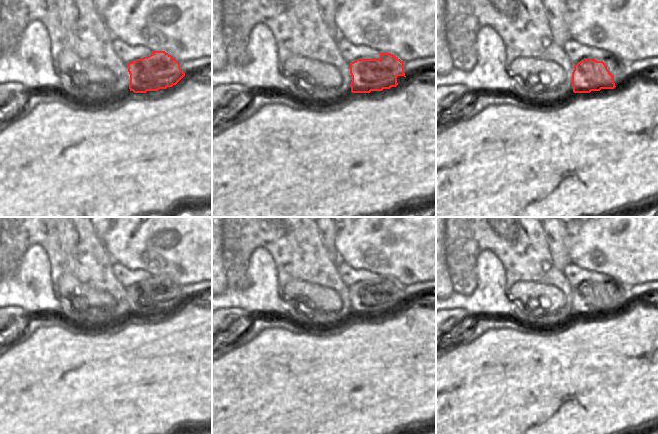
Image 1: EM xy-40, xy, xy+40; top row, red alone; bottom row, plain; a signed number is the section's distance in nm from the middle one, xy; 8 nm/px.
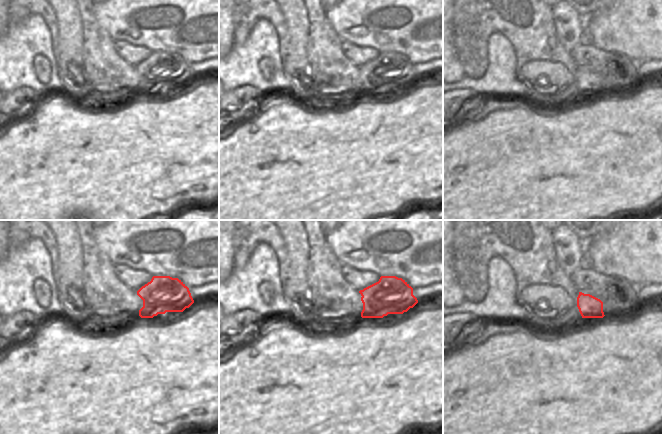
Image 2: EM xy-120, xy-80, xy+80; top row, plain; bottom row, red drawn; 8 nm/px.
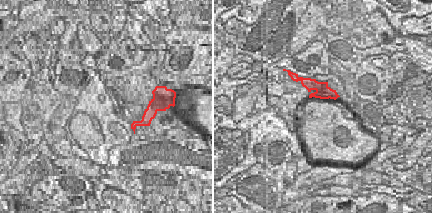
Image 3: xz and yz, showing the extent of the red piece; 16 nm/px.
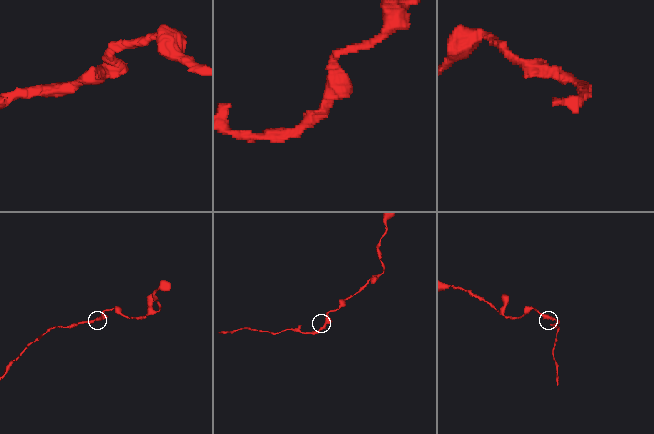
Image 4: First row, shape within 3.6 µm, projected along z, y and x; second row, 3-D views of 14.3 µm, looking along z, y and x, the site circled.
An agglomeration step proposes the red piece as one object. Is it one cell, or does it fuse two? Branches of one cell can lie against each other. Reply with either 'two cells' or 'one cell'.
one cell

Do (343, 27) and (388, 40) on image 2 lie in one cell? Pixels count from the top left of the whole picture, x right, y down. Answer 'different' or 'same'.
same

